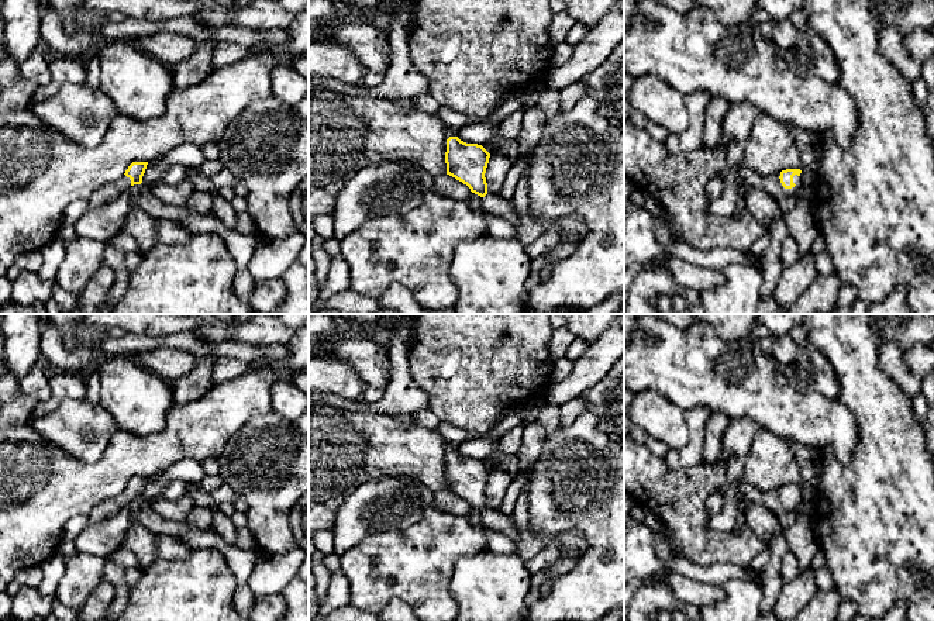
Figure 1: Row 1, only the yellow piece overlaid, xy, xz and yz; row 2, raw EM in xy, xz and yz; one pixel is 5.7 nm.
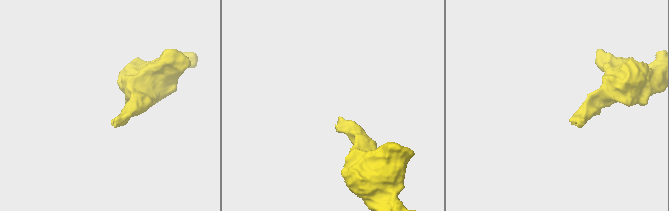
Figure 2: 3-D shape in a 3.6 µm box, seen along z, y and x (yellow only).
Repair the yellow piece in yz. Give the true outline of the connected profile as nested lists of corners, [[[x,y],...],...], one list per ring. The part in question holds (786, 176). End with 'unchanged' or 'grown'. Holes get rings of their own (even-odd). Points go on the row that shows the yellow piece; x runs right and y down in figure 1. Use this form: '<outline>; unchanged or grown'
[[[741,168],[735,172],[737,184],[744,189],[744,197],[752,189],[765,190],[771,197],[793,197],[802,184],[800,169],[786,169],[776,176],[761,176],[751,169]]]; grown

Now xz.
[[[458,137],[447,139],[447,175],[466,184],[472,193],[485,197],[487,194],[486,168],[490,153],[478,144],[466,144]]]; unchanged

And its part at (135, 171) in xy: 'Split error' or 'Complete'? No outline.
Split error

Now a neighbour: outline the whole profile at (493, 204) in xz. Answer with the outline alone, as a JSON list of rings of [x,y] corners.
[[[487,193],[482,197],[482,208],[485,214],[503,218],[514,225],[518,222],[511,201],[500,197],[499,194]]]

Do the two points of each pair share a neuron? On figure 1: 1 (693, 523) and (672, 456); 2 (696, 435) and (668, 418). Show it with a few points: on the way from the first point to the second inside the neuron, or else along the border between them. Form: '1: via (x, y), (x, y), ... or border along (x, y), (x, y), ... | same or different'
1: border along (662, 458), (674, 468), (690, 468), (702, 461) | different
2: border along (683, 411), (689, 441), (681, 448), (671, 449) | different

